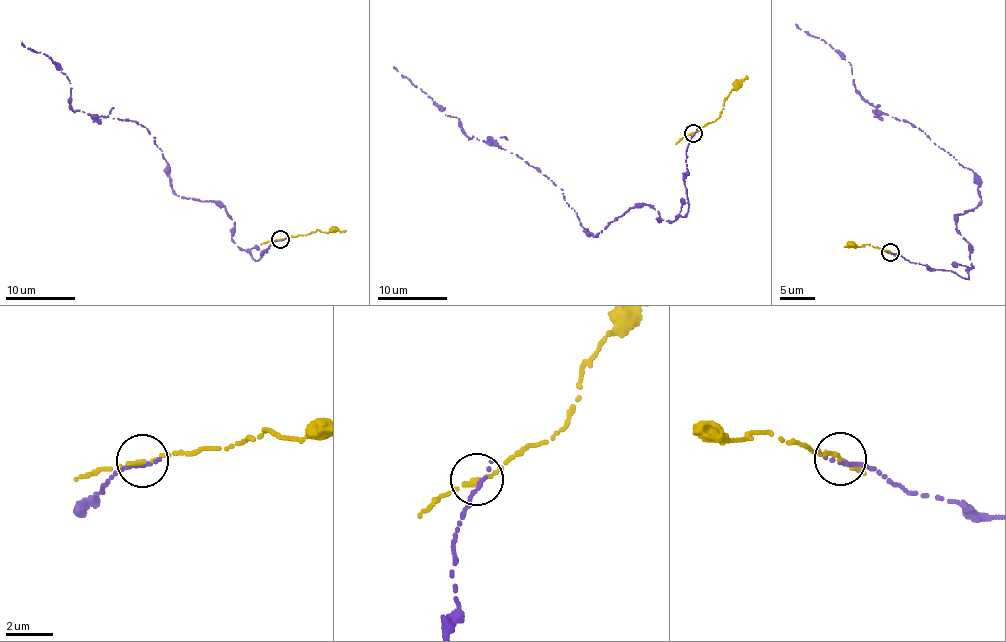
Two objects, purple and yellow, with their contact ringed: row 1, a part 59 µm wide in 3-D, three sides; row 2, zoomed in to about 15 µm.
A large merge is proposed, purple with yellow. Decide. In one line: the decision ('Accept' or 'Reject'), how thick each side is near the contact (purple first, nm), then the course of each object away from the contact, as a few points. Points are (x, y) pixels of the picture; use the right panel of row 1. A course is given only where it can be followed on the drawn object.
Accept. Thickness 200 nm (purple) against 240 nm. Course of purple: (890, 253), (967, 279), (956, 220), (981, 200), (977, 176), (869, 103), (849, 62), (795, 24). Course of yellow: (890, 252), (862, 245), (846, 245)

